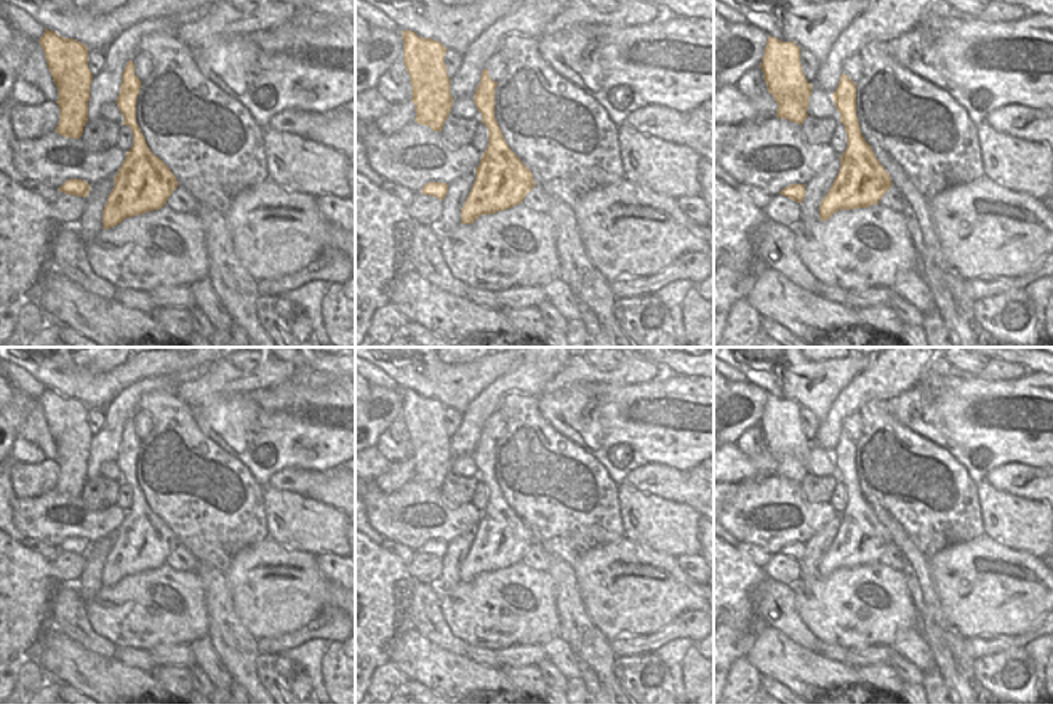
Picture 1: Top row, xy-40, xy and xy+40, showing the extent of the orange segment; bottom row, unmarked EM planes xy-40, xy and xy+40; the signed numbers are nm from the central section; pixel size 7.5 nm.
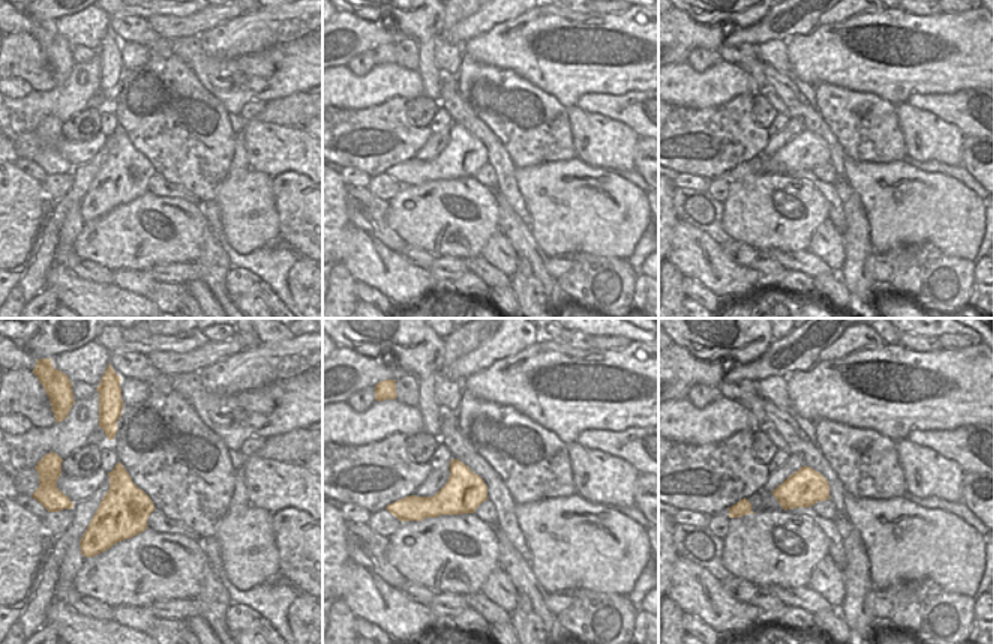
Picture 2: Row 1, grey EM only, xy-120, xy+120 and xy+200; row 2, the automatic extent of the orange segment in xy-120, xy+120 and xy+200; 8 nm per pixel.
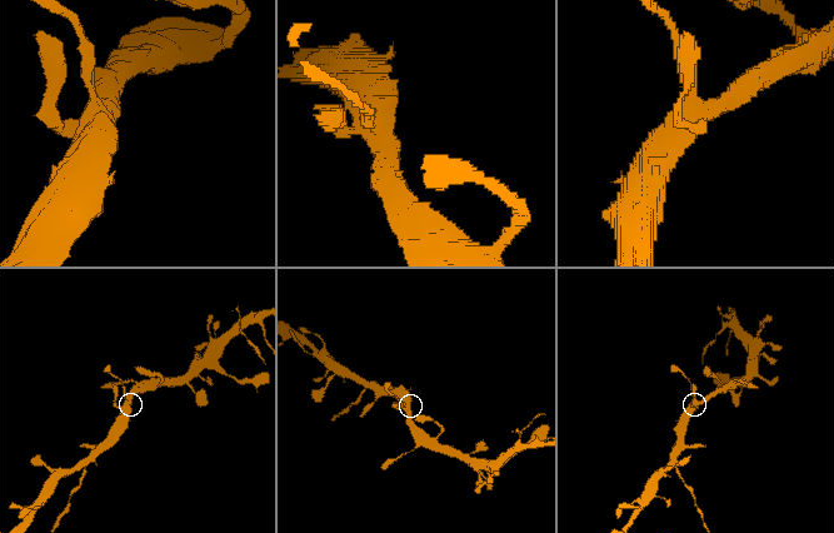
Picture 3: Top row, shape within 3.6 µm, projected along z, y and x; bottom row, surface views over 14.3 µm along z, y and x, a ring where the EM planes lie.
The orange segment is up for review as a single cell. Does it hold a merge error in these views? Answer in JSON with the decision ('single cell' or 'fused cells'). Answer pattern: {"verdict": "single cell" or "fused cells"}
{"verdict": "single cell"}

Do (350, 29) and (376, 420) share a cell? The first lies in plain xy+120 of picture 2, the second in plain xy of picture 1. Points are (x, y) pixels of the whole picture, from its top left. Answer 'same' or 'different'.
same

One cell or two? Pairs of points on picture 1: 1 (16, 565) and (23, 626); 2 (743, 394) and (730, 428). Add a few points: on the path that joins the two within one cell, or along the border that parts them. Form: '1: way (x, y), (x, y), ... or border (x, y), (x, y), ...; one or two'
1: way (16, 580), (16, 612); one
2: way (738, 400), (733, 418); one

